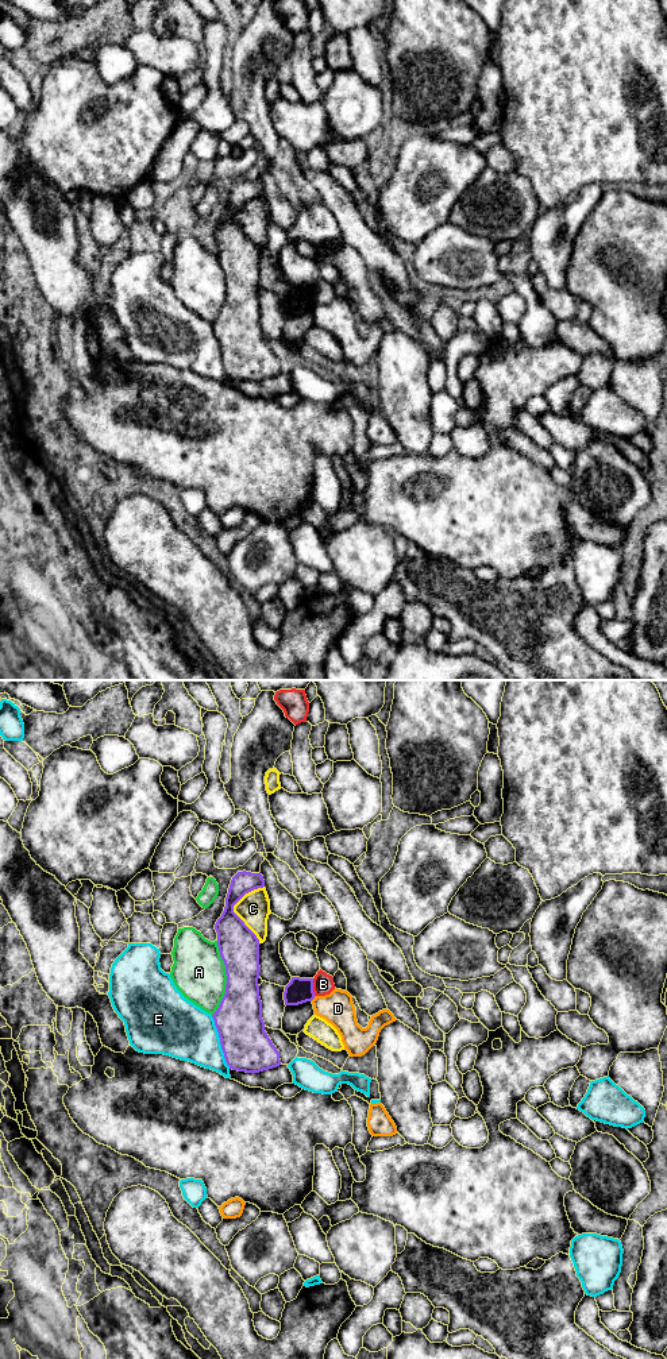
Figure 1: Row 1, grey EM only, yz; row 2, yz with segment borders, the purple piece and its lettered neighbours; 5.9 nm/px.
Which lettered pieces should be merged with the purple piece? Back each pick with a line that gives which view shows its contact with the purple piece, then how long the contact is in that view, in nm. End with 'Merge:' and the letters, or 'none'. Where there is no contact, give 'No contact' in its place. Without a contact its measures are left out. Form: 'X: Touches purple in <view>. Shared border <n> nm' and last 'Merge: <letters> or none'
Merge: none

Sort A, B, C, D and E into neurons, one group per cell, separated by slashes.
A / B / C / D / E

